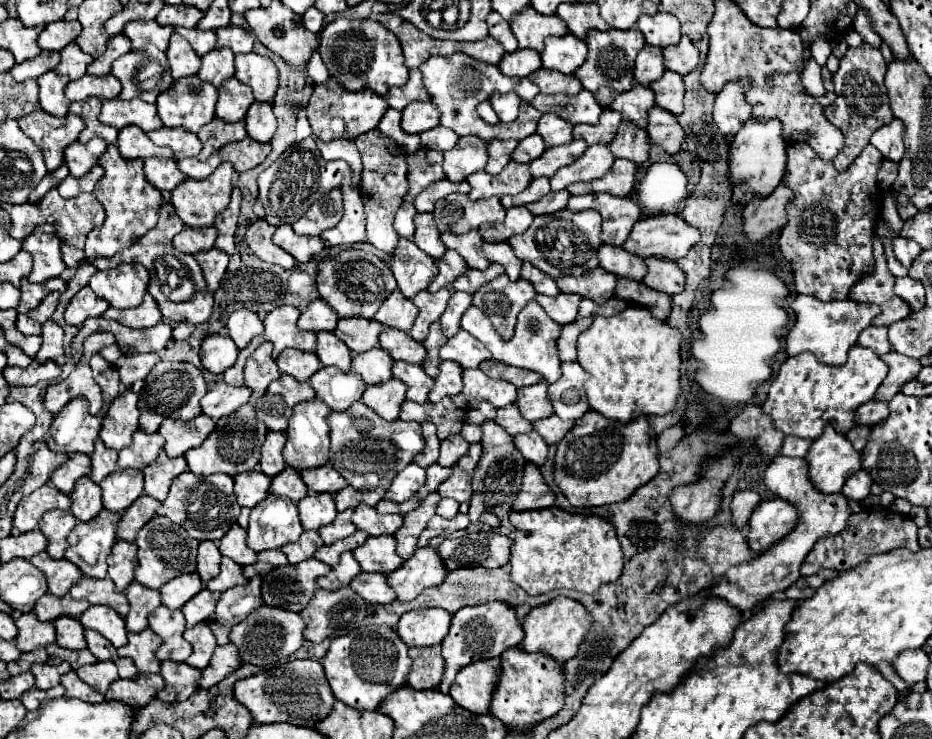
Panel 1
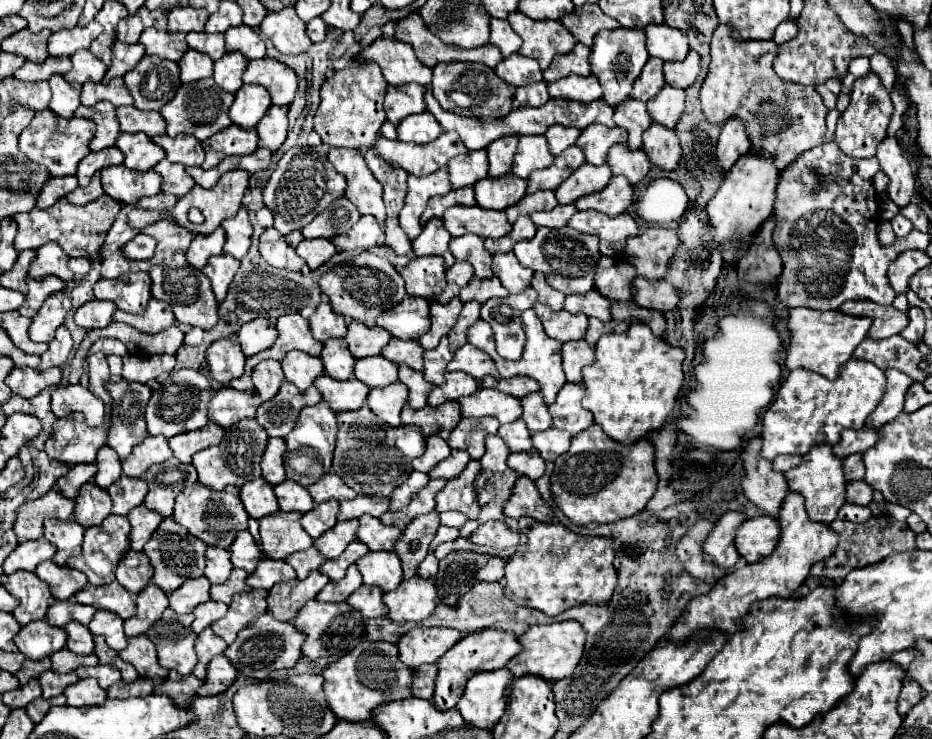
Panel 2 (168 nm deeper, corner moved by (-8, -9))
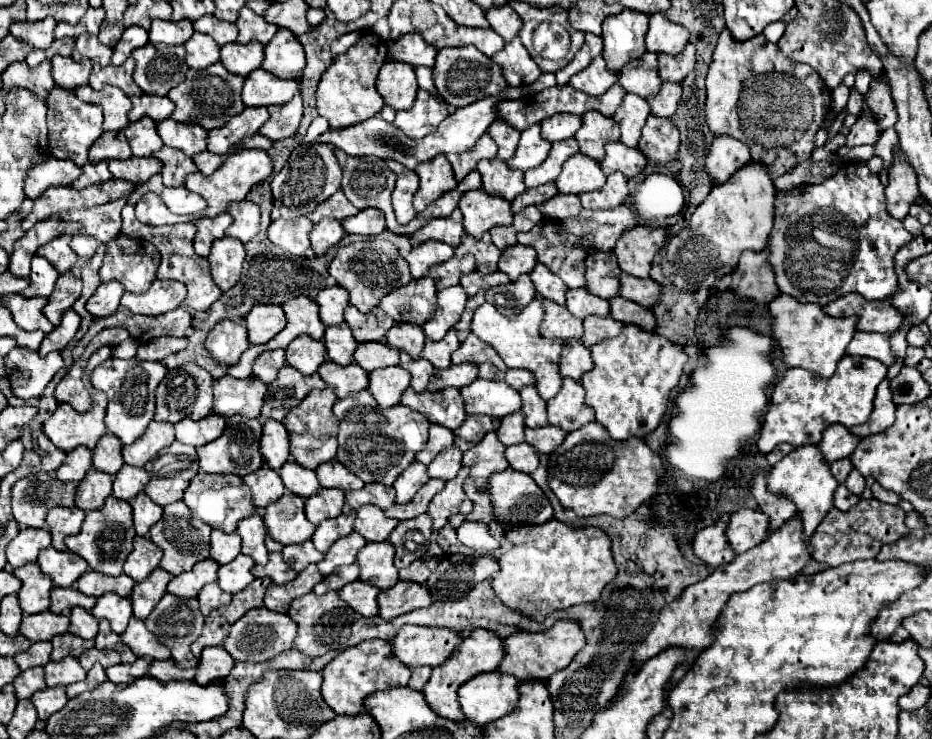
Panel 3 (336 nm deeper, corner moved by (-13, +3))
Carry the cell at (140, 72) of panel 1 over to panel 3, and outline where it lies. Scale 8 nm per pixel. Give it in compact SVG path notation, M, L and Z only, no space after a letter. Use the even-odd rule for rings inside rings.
M148 43L132 51L136 61L134 81L148 95L166 95L174 85L178 85L186 71L186 51L182 45Z

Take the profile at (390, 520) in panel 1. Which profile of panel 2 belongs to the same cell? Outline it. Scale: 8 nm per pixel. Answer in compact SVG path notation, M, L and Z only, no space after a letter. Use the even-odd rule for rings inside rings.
M371 515L359 517L357 539L365 543L371 551L391 551L399 535L401 535L399 527L385 527L377 517Z

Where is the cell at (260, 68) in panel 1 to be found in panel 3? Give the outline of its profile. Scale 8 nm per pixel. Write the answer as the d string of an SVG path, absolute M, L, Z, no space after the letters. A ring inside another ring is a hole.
M278 29L278 33L264 47L264 61L260 67L280 79L298 81L304 65L306 59L300 41L288 29Z

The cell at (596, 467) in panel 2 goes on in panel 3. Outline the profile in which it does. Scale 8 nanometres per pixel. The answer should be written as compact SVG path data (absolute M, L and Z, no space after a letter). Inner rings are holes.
M596 421L584 425L582 429L576 429L574 433L568 433L564 443L554 449L548 463L548 481L550 489L556 493L560 503L564 507L574 509L580 517L590 515L612 515L612 517L628 517L632 511L636 511L644 501L650 501L658 489L658 477L664 473L664 461L646 445L640 437L630 437L628 441L616 441L606 433L602 425L596 425Z

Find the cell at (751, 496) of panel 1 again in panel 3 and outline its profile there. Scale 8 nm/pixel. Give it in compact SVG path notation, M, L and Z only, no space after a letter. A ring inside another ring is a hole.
M724 513L714 525L698 531L692 541L694 553L712 569L716 569L722 563L730 563L734 559L734 551L730 549L730 543L726 539L728 521L730 521L730 513Z

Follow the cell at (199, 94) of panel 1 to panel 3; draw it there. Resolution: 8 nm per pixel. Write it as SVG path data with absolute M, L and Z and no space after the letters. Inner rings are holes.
M214 63L208 69L198 69L198 71L190 69L186 73L186 79L174 89L170 89L168 93L168 99L176 105L172 119L198 123L208 131L222 127L226 121L230 121L234 115L238 115L244 109L244 103L240 99L242 85L244 85L244 77L228 73L220 63Z

